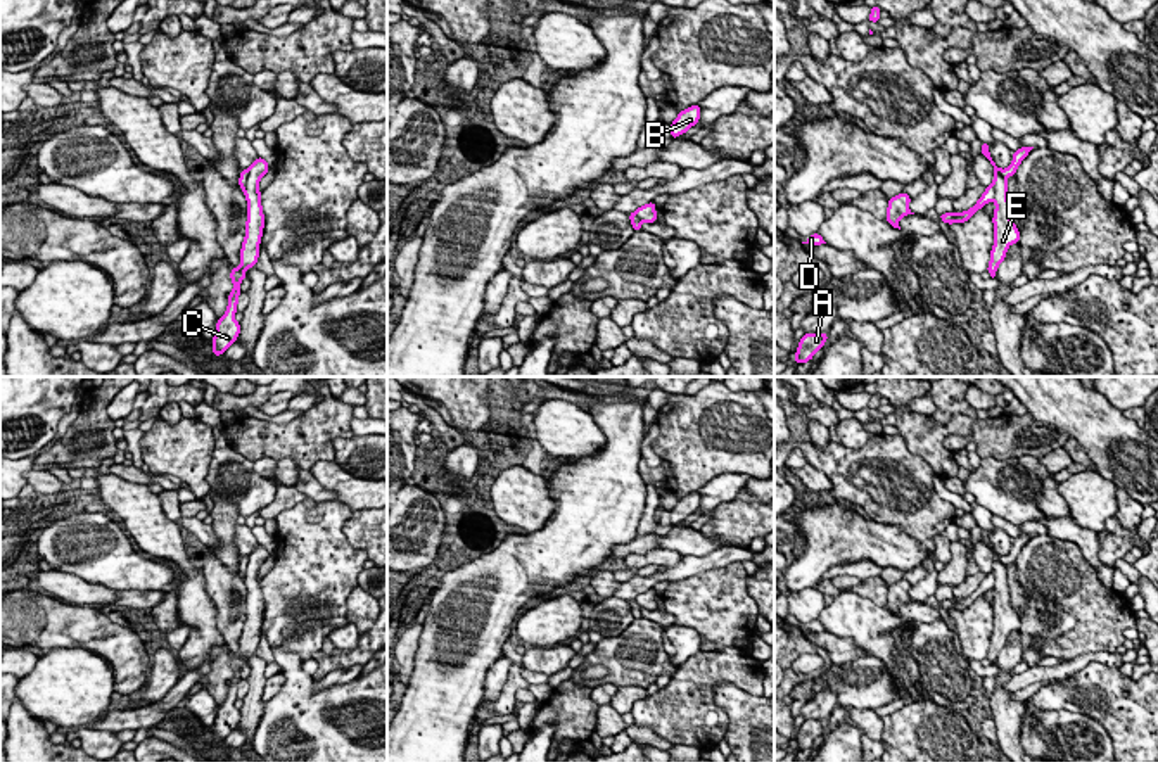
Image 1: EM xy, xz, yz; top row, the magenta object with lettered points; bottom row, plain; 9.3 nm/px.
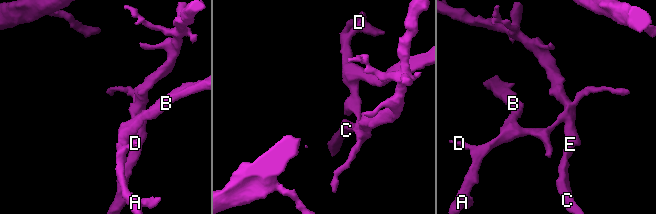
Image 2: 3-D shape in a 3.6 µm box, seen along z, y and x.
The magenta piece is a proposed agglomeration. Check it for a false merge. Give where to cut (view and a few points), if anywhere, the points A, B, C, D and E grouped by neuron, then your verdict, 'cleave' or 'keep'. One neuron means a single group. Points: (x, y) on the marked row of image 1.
yz (992, 184), (994, 199) | A B D / C E | cleave

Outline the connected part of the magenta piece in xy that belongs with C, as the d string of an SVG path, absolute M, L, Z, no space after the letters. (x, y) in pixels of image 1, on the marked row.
M259 156L249 168L249 176L244 190L247 200L247 221L245 237L240 249L240 266L232 266L230 271L233 290L228 294L228 306L225 314L216 323L216 332L213 337L213 356L221 356L237 340L240 333L240 323L235 320L240 295L240 282L247 278L245 270L256 266L261 252L259 244L264 228L264 214L261 206L261 192L258 185L268 171L268 162Z

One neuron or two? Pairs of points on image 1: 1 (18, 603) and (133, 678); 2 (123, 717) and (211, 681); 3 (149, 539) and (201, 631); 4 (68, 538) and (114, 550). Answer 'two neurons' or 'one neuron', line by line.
1: one neuron
2: two neurons
3: one neuron
4: one neuron

